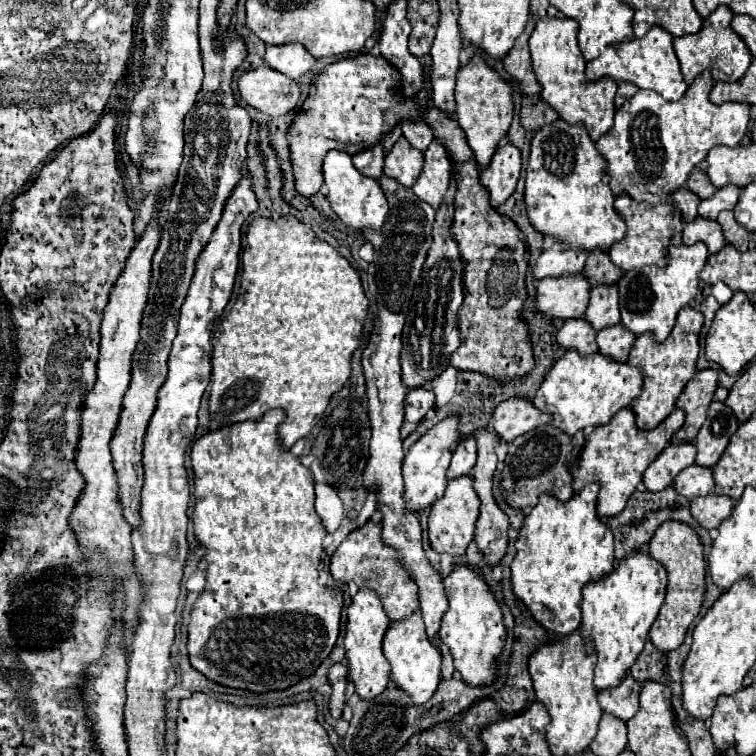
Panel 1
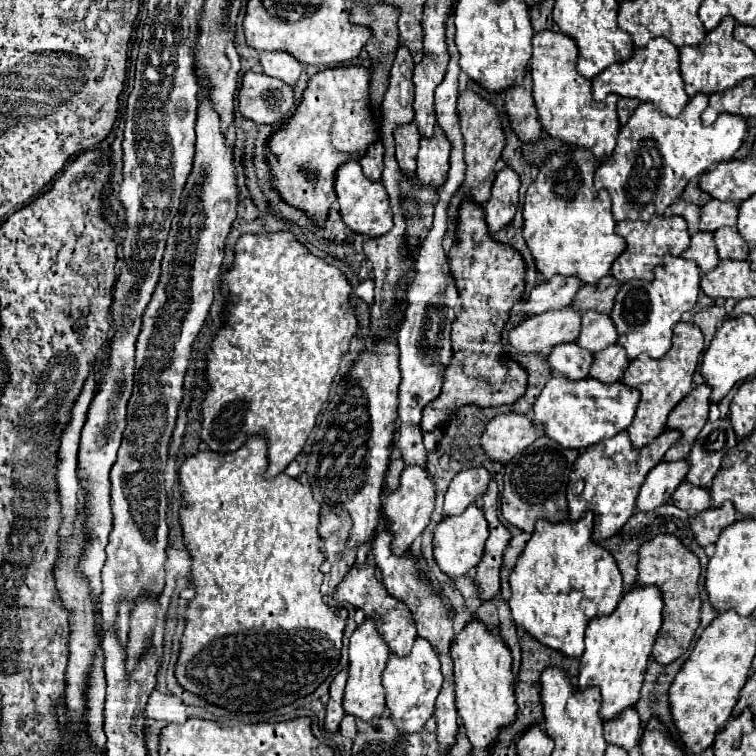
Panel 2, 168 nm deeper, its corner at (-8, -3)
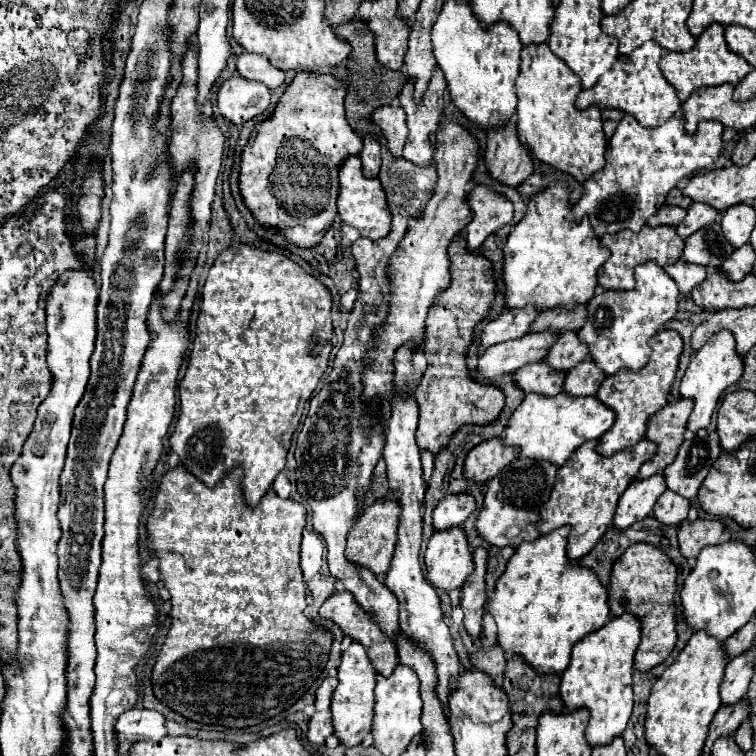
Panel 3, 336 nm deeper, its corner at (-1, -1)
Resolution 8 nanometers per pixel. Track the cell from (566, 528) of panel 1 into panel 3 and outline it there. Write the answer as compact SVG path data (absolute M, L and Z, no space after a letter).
M568 526L540 536L534 542L522 542L508 560L504 574L496 582L494 594L486 602L486 612L492 614L498 626L498 646L506 654L522 656L524 662L538 674L562 674L570 662L572 646L610 620L606 588L596 582L596 574L592 574L592 570L584 570L578 562L570 562L566 558L566 544Z

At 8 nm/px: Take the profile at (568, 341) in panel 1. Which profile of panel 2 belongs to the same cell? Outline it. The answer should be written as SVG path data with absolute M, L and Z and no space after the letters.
M565 342L553 348L553 352L549 354L549 364L551 370L561 372L571 380L579 380L589 374L593 356L595 356L593 352L581 348L577 342Z

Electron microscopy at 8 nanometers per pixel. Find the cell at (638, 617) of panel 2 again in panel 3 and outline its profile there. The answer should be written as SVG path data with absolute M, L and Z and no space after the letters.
M624 614L620 618L612 618L606 626L588 634L588 638L580 640L572 650L570 666L564 670L560 682L560 698L568 712L588 708L590 722L586 726L586 742L592 748L610 744L616 736L622 736L622 732L626 730L626 724L632 714L632 672L634 672L632 664L638 644L640 644L640 622L636 622L636 618L632 618L630 614Z

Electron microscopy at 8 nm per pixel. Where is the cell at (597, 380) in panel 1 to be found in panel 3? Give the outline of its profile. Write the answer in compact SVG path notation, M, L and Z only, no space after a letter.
M526 394L522 404L512 412L502 442L504 446L518 446L526 458L562 466L578 446L588 440L598 440L612 424L612 410L600 404L594 396L568 398L568 394L558 394L556 398L540 398L540 394Z

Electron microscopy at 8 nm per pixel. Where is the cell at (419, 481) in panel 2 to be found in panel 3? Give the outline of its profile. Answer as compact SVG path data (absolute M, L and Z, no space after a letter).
M388 492L388 500L386 502L378 500L376 504L368 506L366 512L356 520L356 524L348 532L348 542L346 542L346 552L344 552L346 560L354 566L368 568L380 582L384 582L384 576L390 568L392 550L394 550L394 544L396 544L398 514L400 514L400 504Z

